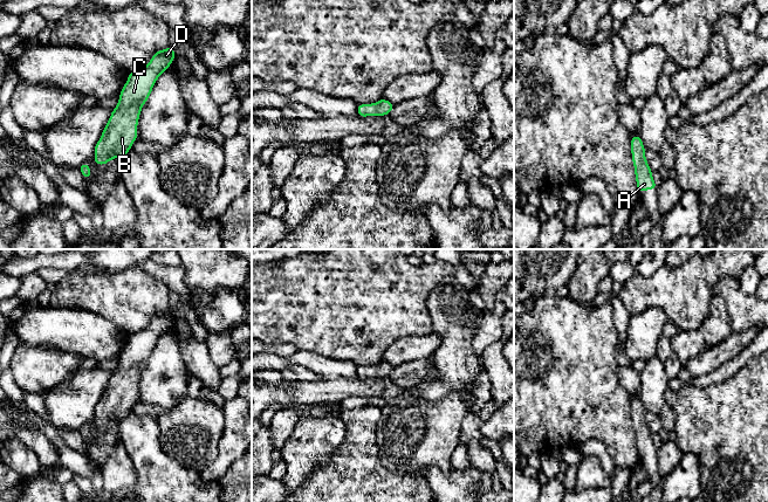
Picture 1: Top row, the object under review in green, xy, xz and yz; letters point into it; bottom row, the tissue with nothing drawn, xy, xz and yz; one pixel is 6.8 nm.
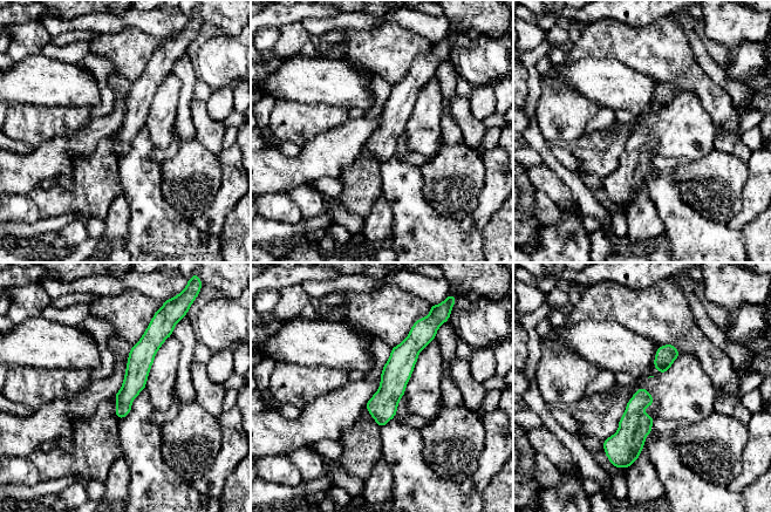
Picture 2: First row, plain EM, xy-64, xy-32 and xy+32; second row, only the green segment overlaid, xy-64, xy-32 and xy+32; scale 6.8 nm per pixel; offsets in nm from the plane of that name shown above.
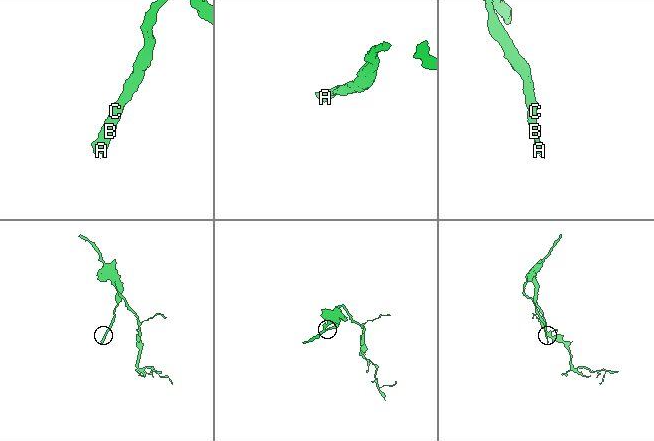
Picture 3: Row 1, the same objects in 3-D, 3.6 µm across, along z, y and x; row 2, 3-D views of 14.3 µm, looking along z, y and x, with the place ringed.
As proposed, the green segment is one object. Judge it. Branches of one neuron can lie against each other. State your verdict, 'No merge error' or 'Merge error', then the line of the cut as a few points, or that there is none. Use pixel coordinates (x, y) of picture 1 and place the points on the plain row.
No merge error. No split

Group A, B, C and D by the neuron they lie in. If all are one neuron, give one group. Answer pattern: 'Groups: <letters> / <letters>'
Groups: A B C D

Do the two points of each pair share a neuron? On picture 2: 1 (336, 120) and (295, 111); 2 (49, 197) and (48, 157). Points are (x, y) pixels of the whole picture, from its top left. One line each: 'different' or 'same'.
1: same
2: different

